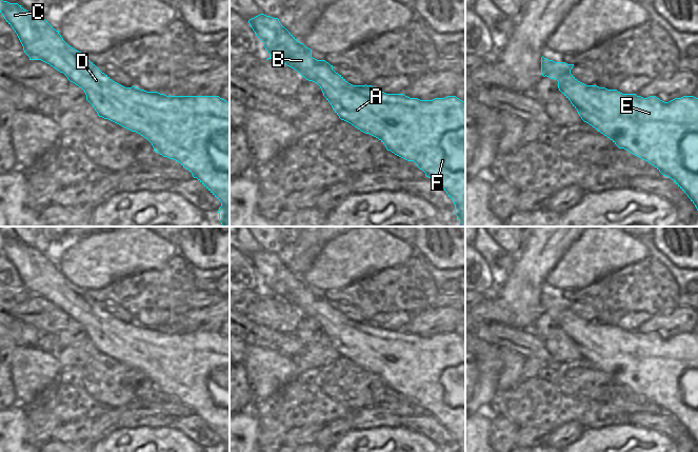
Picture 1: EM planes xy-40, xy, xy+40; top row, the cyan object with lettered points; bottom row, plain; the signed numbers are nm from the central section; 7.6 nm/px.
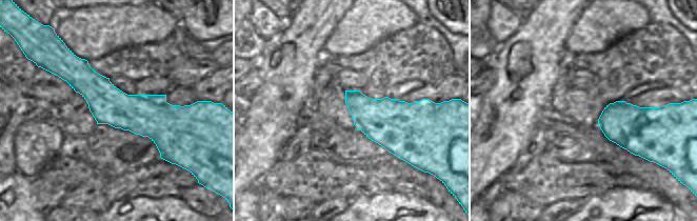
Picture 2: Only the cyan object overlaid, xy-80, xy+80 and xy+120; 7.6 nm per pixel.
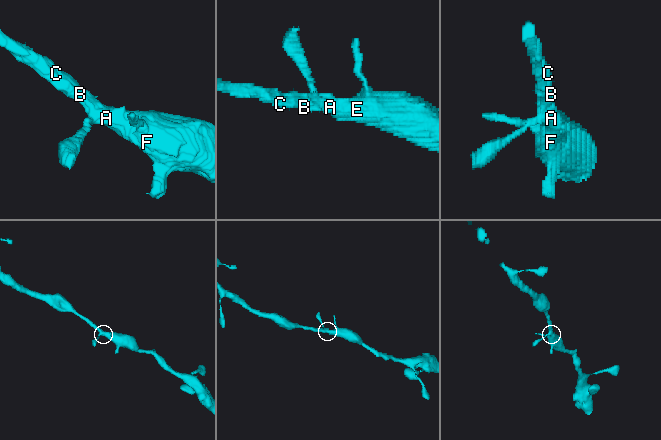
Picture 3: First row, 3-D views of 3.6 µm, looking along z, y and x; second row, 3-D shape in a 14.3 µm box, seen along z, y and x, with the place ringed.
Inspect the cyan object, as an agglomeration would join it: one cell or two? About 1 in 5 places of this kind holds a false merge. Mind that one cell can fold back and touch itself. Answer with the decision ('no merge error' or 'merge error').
no merge error

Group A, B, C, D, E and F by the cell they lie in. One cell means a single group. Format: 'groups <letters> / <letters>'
groups A B C D E F

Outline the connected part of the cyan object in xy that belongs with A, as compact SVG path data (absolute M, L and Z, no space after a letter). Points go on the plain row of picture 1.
M264 250L248 256L256 272L263 278L263 282L271 291L266 296L274 295L283 298L297 307L308 317L317 319L323 332L331 339L335 349L361 368L378 374L395 391L414 397L425 409L425 412L435 416L448 431L455 440L455 451L465 452L465 338L456 332L420 336L410 334L404 330L386 330L372 321L353 321L341 311L336 309L325 296L312 293L312 286L300 279L279 257Z

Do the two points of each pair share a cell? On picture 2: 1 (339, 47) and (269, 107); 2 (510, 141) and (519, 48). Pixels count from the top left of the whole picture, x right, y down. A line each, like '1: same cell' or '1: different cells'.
1: different cells
2: same cell

